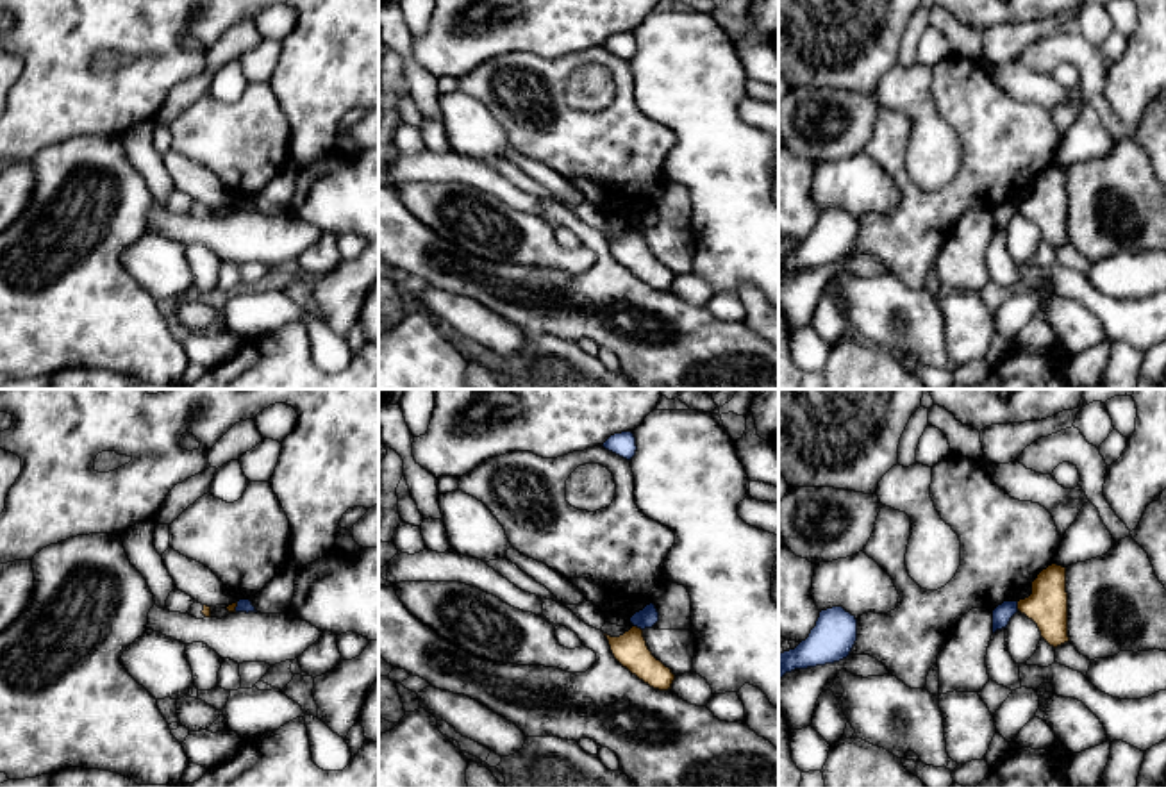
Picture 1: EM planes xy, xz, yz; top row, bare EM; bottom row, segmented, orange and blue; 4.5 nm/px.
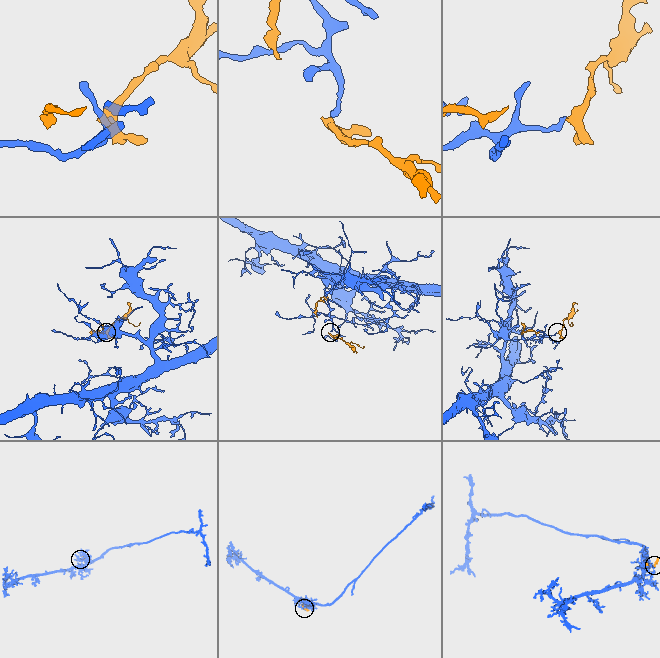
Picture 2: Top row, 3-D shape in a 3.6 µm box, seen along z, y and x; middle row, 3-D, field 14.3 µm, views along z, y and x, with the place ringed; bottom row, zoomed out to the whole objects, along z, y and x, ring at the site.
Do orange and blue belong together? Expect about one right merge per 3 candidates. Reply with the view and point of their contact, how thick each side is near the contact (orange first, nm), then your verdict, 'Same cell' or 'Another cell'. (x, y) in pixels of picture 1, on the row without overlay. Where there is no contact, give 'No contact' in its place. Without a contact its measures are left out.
Touches orange at xz (636, 227). Thickness 150 nm (orange) against 90 nm. Another cell

